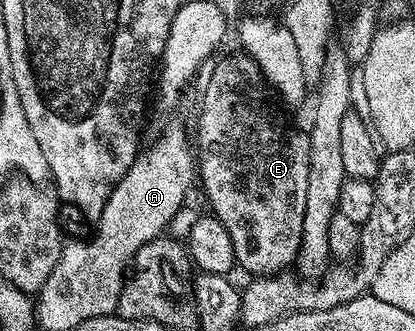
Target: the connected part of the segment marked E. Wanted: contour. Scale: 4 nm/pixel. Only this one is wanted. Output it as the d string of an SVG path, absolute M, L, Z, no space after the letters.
M245 53L238 54L225 56L212 69L203 87L203 100L199 103L197 179L203 182L210 214L225 225L229 241L233 241L236 264L244 267L248 276L258 277L286 270L298 260L301 225L305 225L305 192L309 186L309 141L304 132L283 124L271 104L272 92L259 66Z

